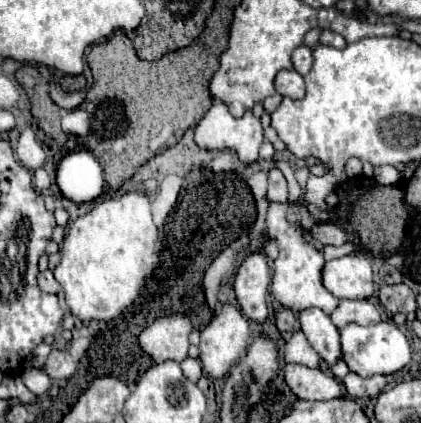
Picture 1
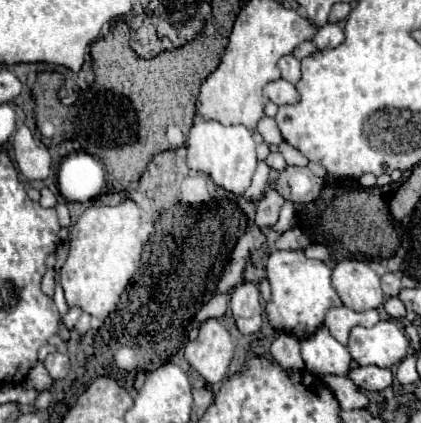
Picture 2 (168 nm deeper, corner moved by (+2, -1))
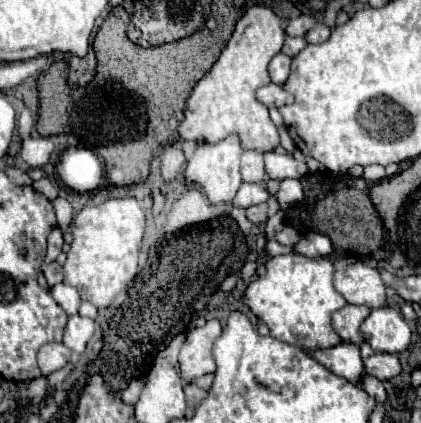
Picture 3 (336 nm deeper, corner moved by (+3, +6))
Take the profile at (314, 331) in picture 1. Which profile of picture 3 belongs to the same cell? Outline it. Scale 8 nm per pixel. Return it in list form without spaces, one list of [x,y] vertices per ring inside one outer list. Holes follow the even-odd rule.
[[[343,342],[333,348],[317,350],[317,352],[313,352],[313,358],[317,358],[325,368],[335,372],[337,376],[343,376],[349,382],[361,386],[363,376],[365,376],[365,366],[363,366],[357,344]]]

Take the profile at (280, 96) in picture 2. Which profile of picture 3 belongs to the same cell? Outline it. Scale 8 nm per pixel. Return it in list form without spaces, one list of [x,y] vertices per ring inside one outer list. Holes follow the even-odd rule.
[[[267,84],[267,86],[263,86],[263,88],[257,90],[257,100],[261,104],[265,104],[267,108],[281,108],[285,104],[291,104],[293,96],[289,92],[285,92],[283,86]]]

